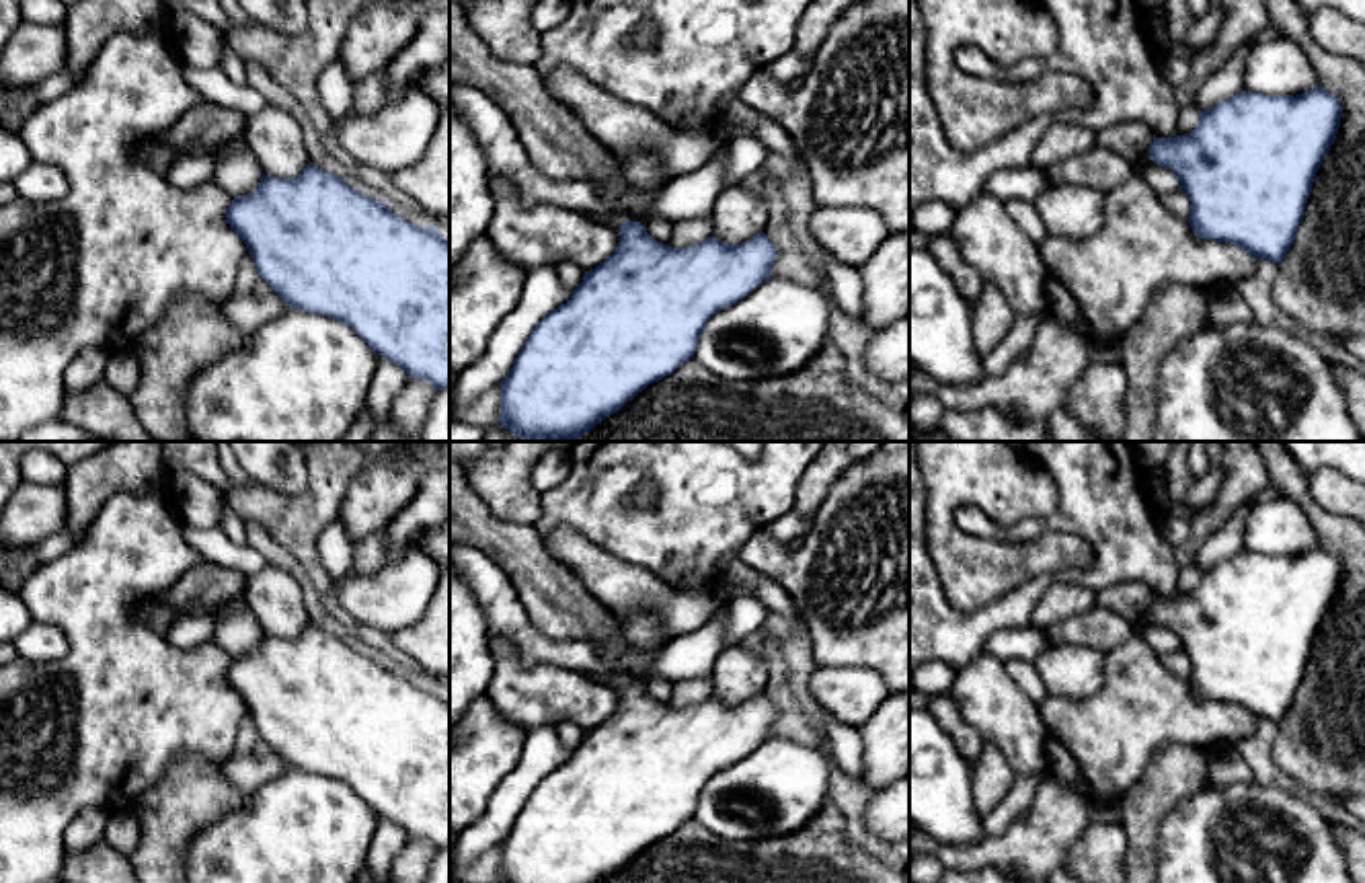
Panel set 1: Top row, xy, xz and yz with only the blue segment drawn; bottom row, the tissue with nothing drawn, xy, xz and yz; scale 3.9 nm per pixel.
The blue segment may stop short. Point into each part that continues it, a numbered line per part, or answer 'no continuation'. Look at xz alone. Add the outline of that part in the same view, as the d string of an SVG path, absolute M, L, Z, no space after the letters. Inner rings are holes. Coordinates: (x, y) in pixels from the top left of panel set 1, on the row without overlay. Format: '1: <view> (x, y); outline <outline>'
1: xz (499, 600); outline M452 542L450 559L468 581L486 616L491 647L507 639L517 649L523 665L554 663L616 686L630 682L620 669L603 661L587 641L558 641L542 635L530 622L523 600L509 575L484 550Z

